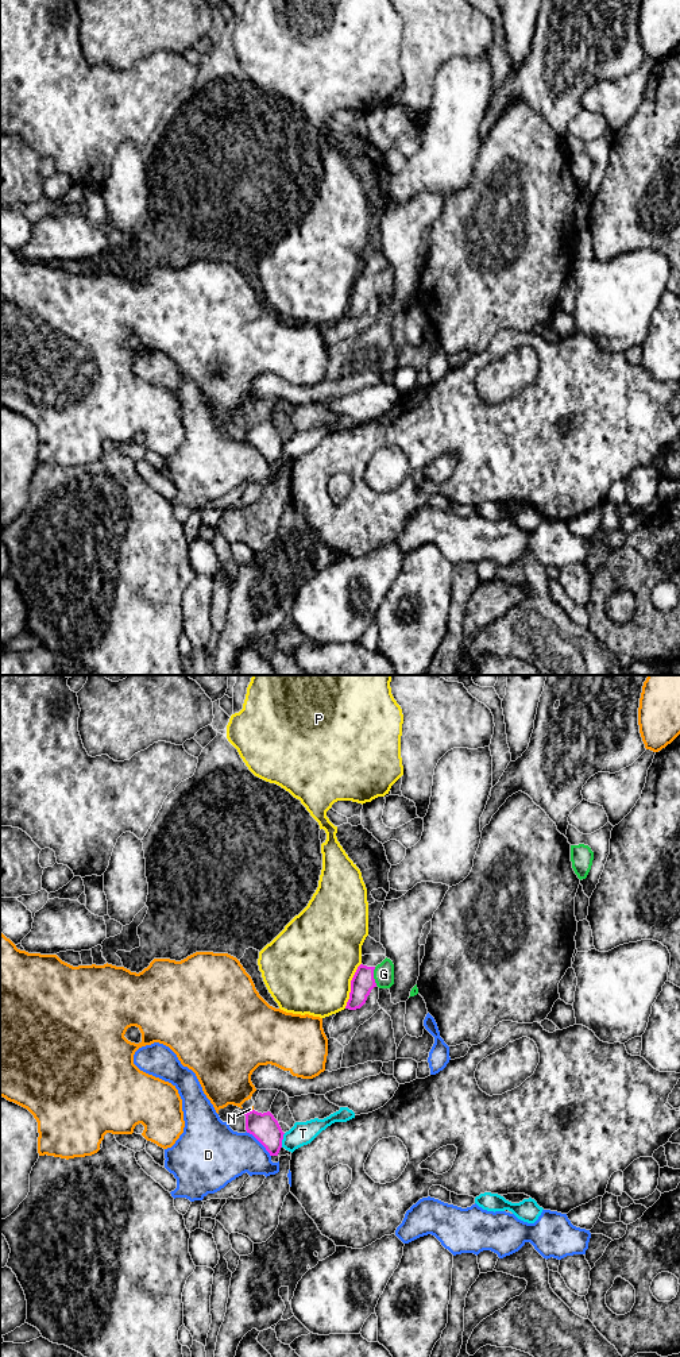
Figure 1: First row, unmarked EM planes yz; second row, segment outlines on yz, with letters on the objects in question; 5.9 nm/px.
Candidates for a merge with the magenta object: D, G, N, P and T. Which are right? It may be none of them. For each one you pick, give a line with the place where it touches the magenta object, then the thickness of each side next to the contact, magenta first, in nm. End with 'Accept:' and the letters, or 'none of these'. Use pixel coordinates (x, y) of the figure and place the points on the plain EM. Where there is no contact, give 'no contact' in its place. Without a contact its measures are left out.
G: contact yz (373, 285); calibres 140 and 130 nm
Accept: G

